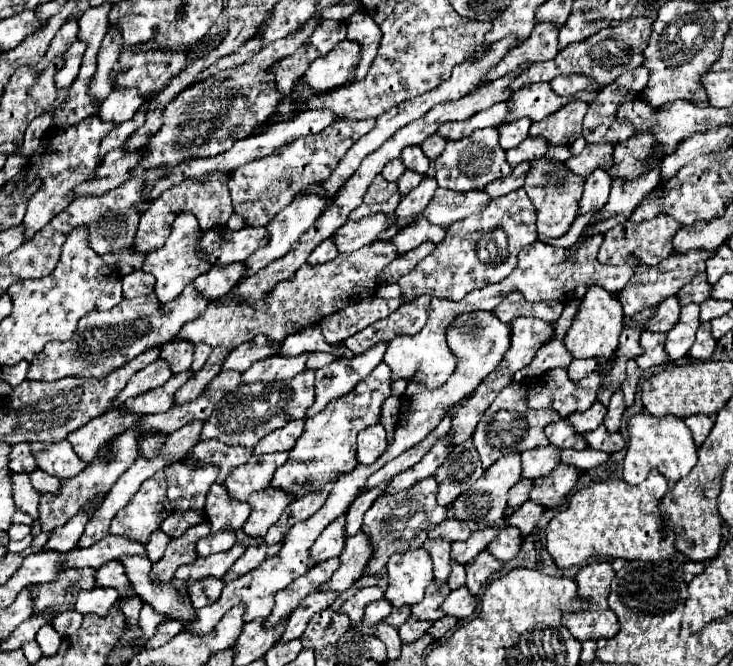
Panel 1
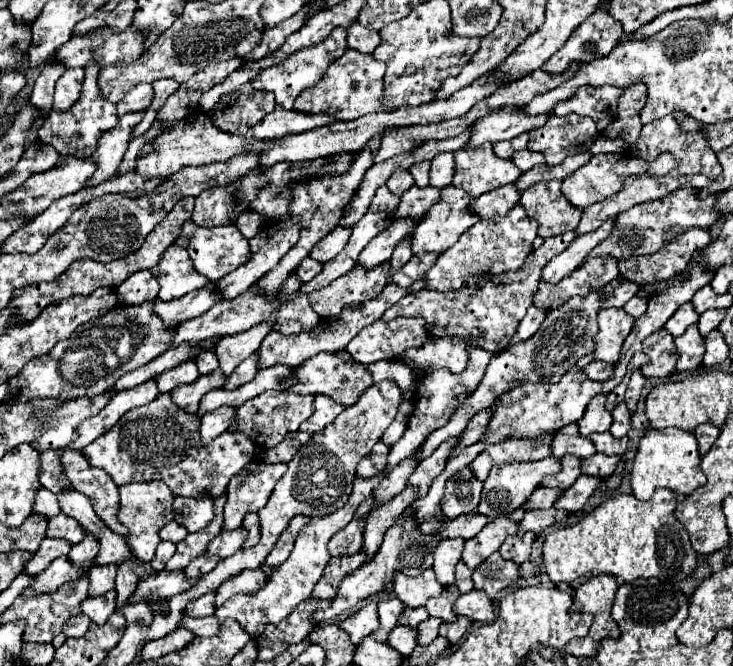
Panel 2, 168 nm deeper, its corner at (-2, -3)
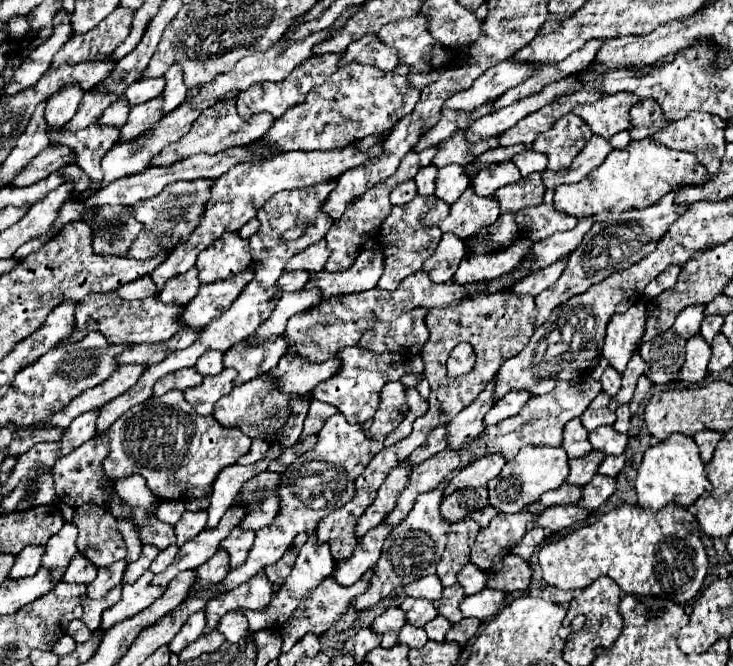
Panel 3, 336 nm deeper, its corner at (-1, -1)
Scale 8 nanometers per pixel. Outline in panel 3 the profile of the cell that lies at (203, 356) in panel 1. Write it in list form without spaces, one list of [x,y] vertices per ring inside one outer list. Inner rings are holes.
[[[206,352],[198,362],[196,362],[196,370],[202,376],[214,376],[218,372],[222,372],[222,352]]]

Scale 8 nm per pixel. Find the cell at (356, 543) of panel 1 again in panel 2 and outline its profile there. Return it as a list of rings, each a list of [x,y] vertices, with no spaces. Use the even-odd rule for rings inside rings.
[[[407,486],[403,492],[395,494],[395,498],[391,498],[391,502],[385,502],[383,506],[379,506],[379,510],[373,510],[369,514],[365,534],[363,534],[363,548],[365,548],[365,554],[369,558],[375,556],[387,528],[399,518],[399,514],[405,512],[407,506],[411,506],[415,502],[417,494],[419,494],[417,488]]]

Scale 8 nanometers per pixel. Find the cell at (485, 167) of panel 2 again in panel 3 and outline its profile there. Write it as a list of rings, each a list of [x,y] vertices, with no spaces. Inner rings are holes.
[[[502,162],[502,164],[490,164],[486,168],[480,168],[470,178],[470,186],[478,196],[492,196],[498,188],[506,184],[514,184],[520,178],[522,176],[512,162]]]

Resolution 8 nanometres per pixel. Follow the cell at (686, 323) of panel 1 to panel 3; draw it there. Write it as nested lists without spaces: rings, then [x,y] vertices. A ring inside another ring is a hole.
[[[700,334],[688,338],[686,342],[686,362],[678,374],[678,380],[686,380],[686,382],[702,382],[704,376],[708,374],[706,366],[710,360],[710,346],[706,344],[706,340],[702,340]]]

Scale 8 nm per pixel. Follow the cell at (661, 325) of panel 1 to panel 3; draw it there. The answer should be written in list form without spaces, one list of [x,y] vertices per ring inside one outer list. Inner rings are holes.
[[[688,306],[688,308],[684,308],[682,312],[678,312],[672,328],[674,328],[674,332],[676,332],[680,338],[688,340],[690,336],[694,336],[694,334],[700,332],[700,322],[702,322],[702,318],[704,318],[704,308],[702,308],[702,306]]]

